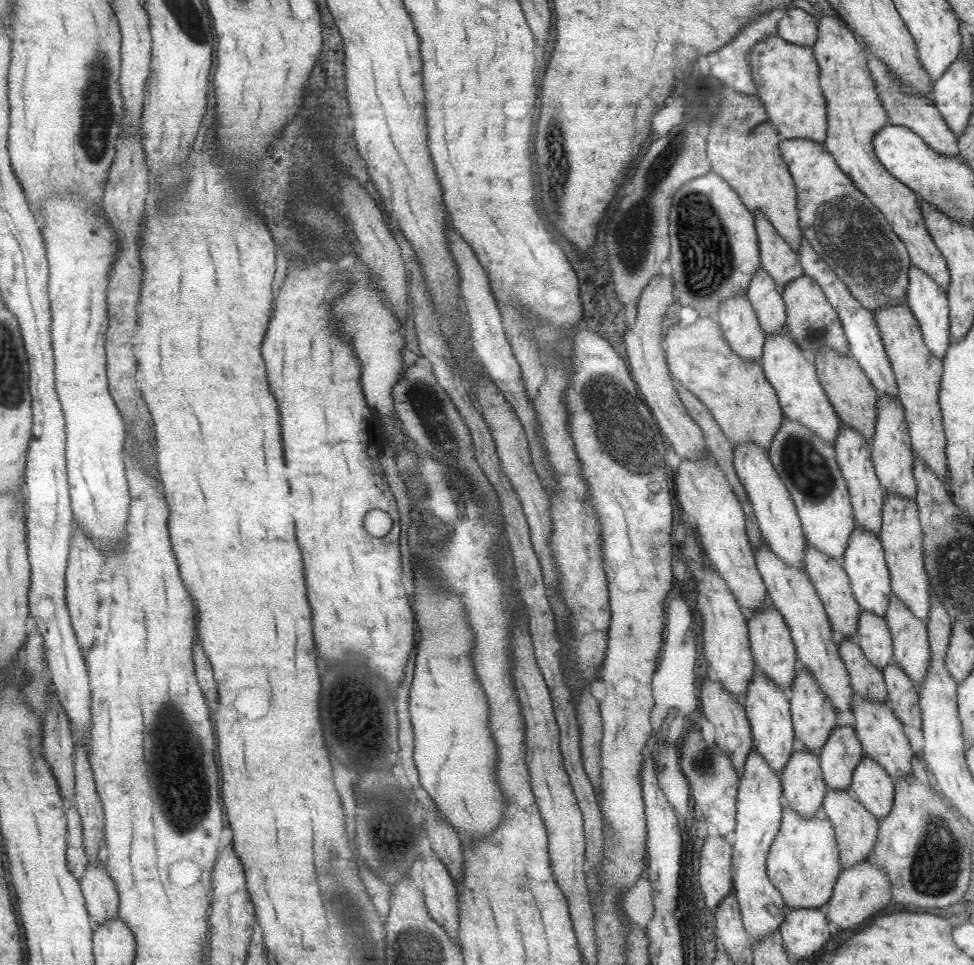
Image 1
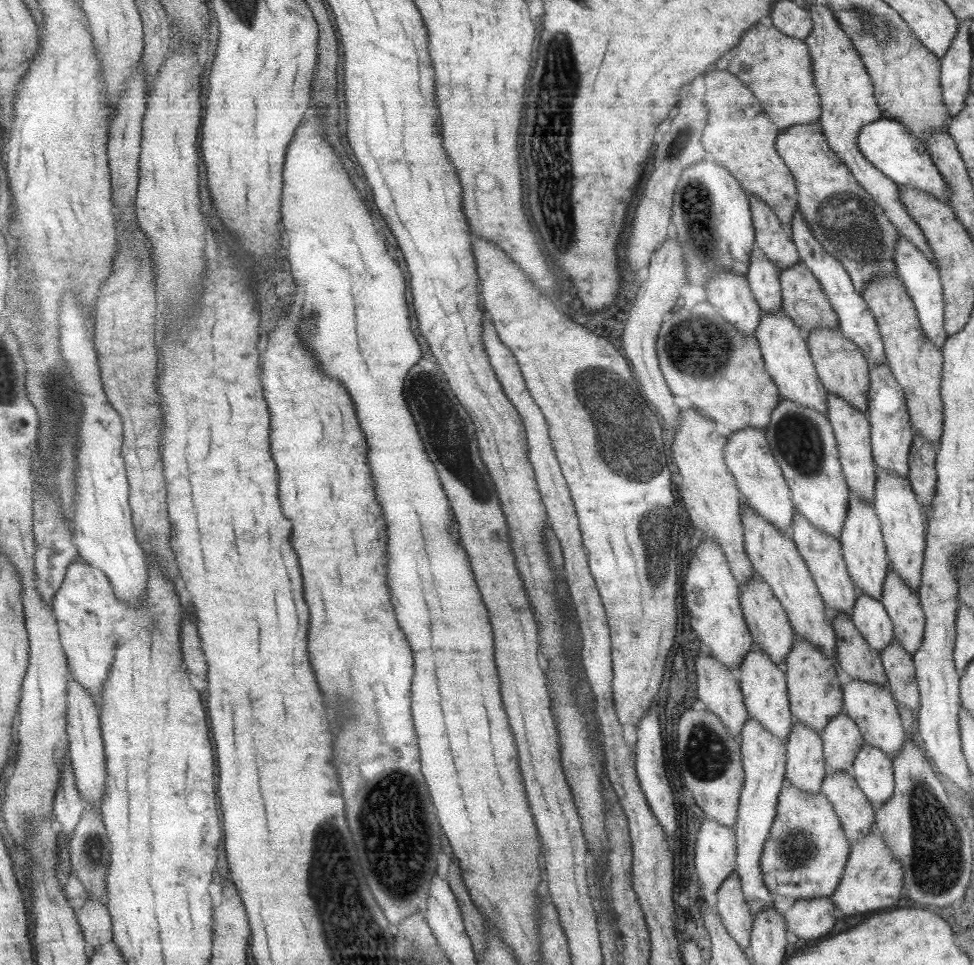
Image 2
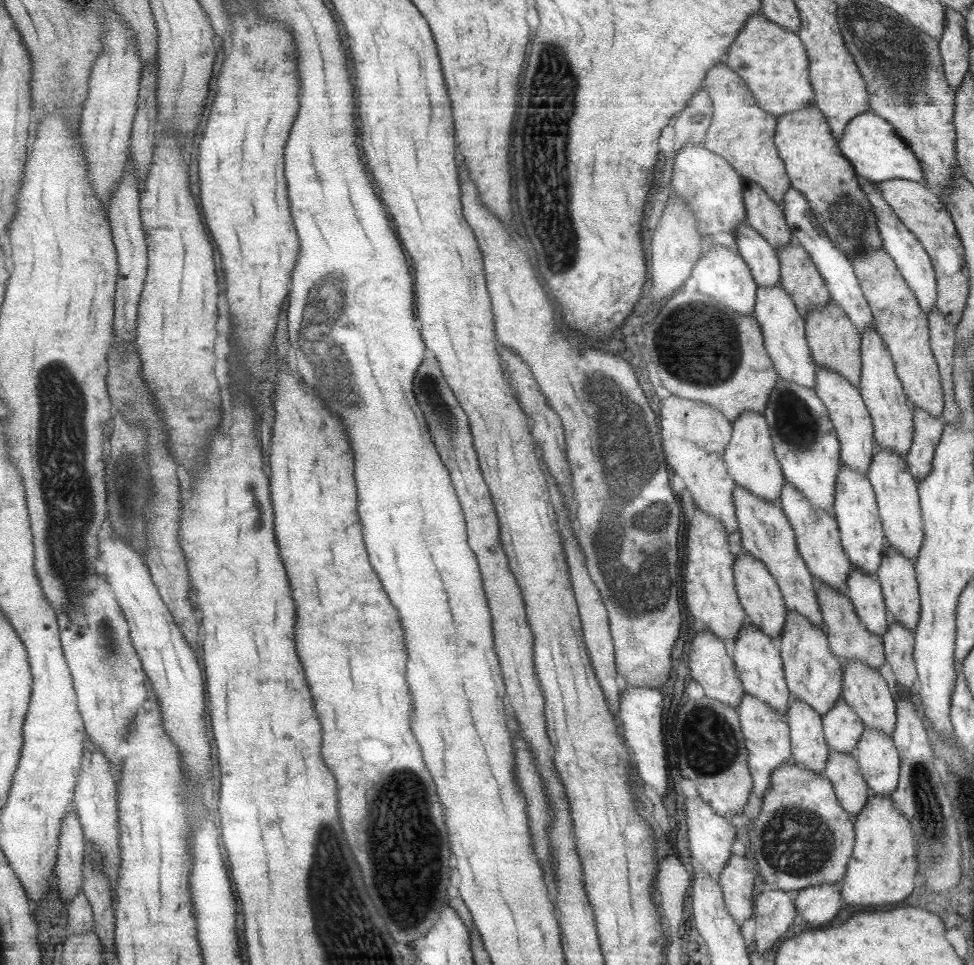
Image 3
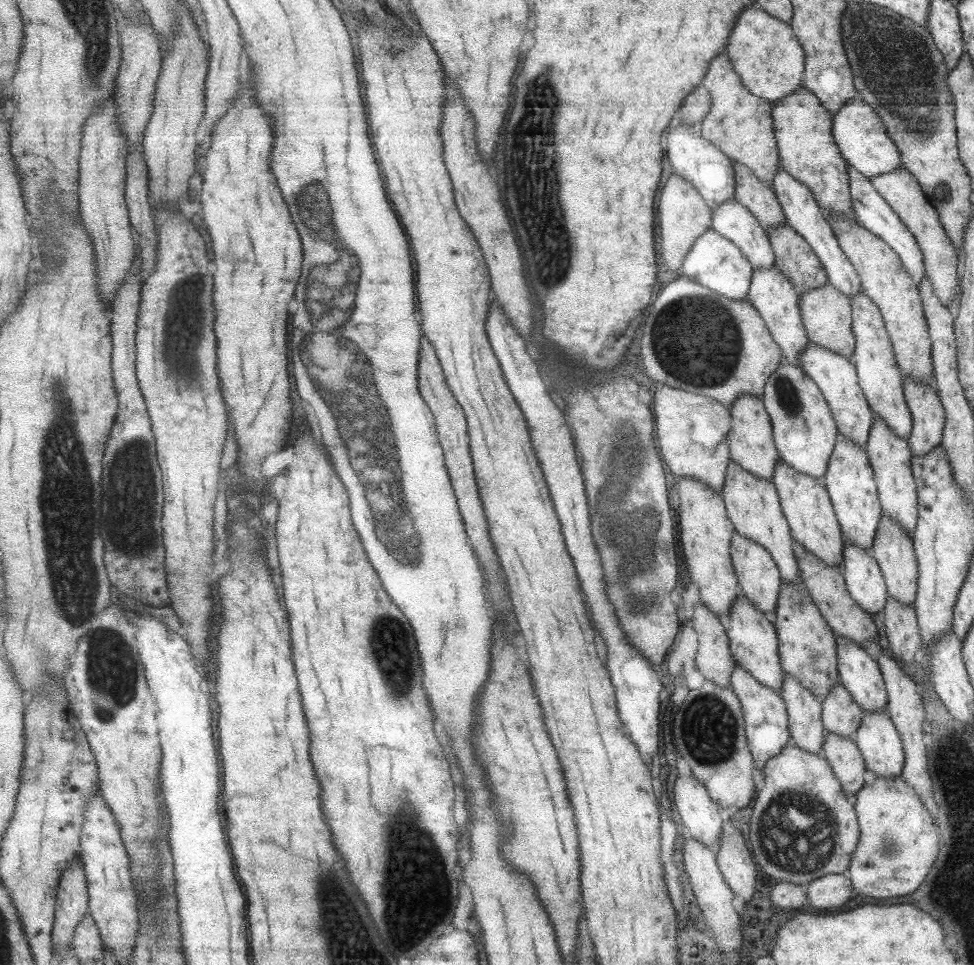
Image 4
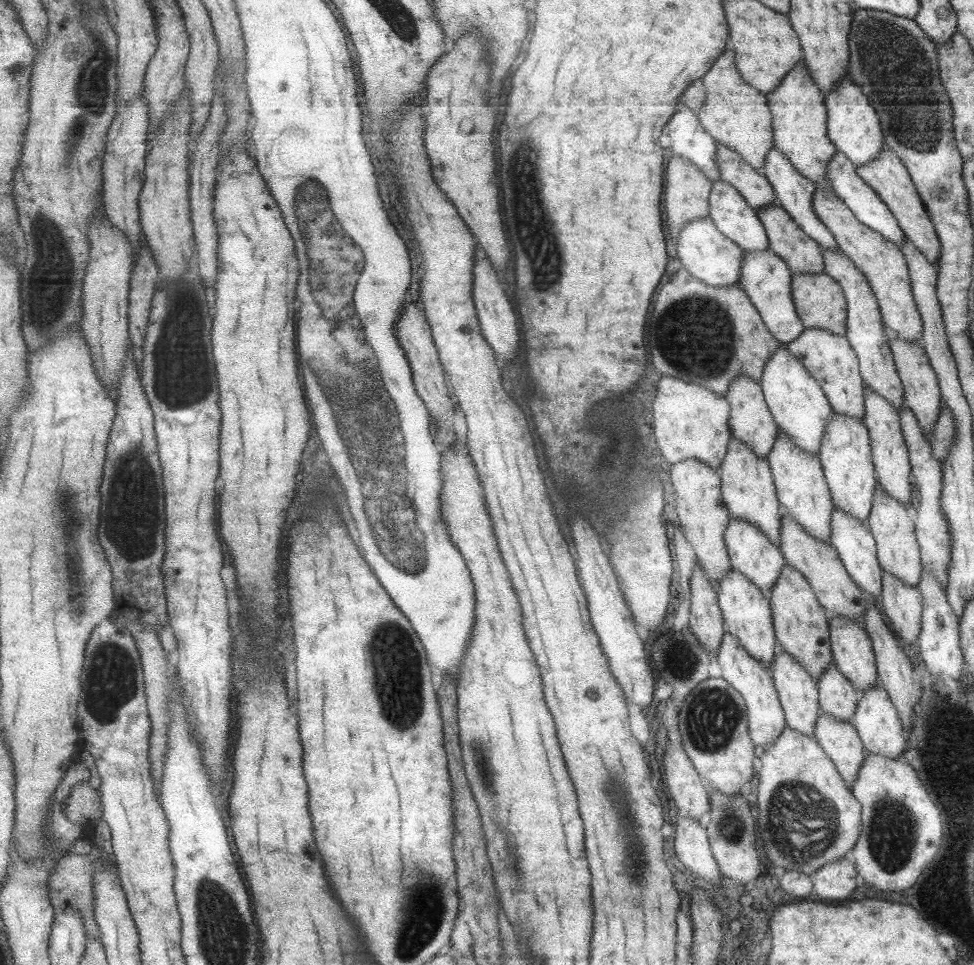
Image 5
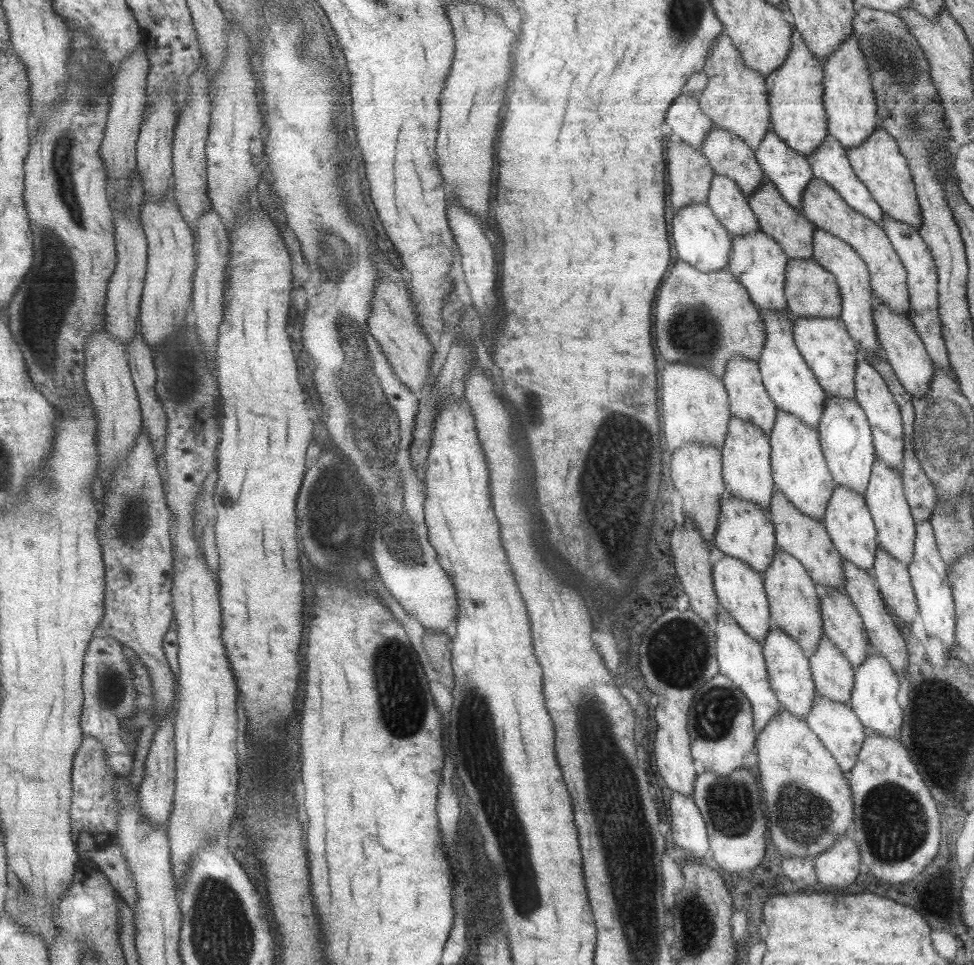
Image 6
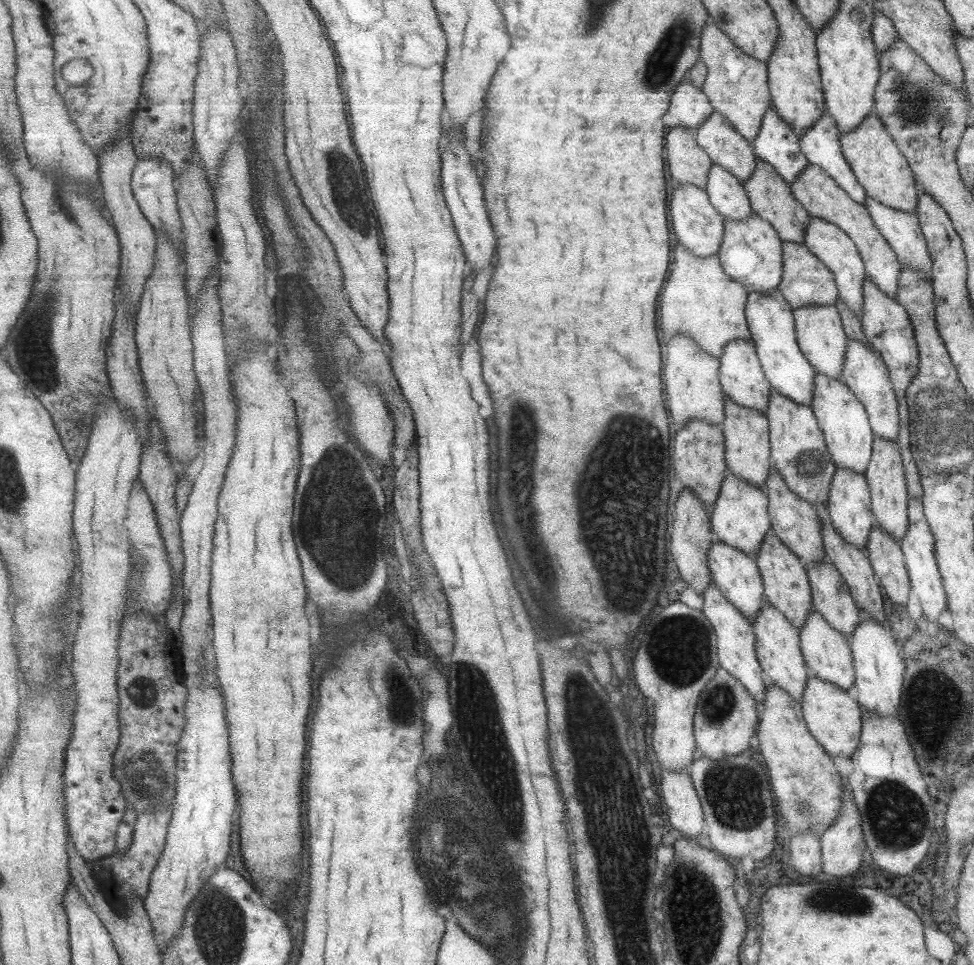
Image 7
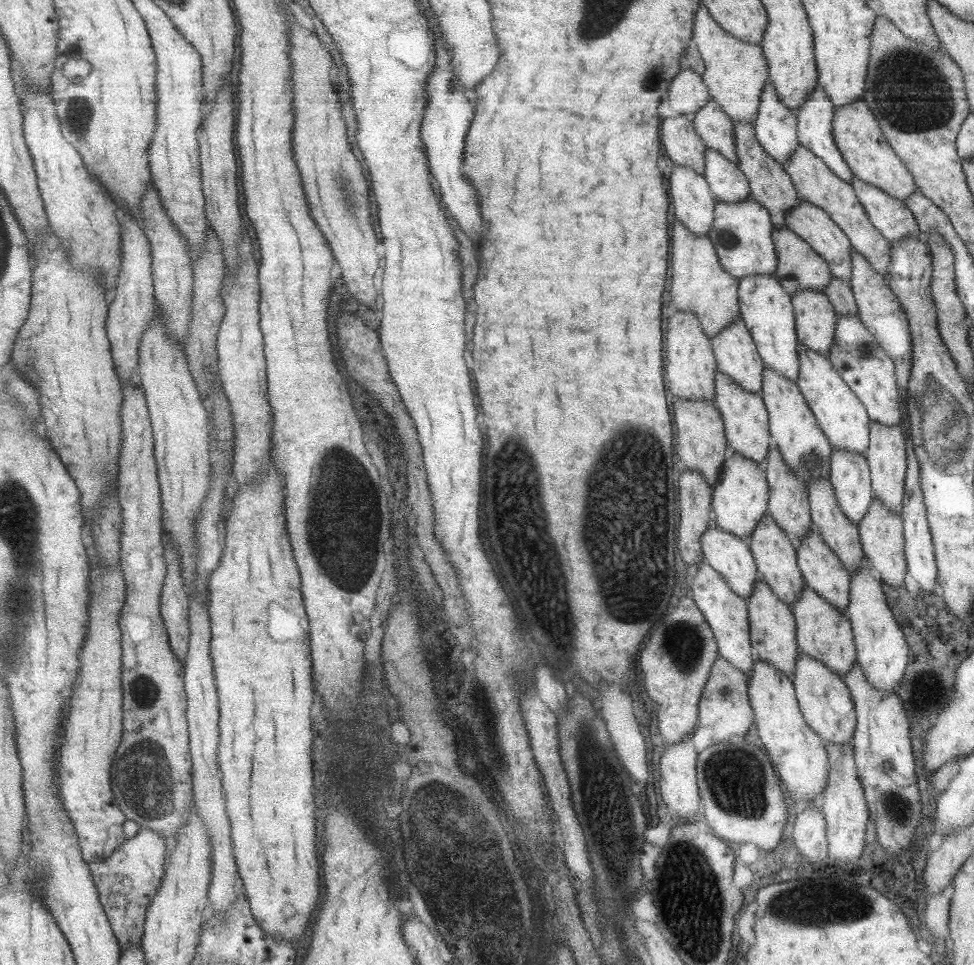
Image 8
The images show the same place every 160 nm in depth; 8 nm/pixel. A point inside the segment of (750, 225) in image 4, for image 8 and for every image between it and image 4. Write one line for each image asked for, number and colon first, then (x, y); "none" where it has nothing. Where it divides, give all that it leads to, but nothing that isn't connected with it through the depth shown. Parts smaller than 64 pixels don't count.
5: (731, 215)
6: (728, 204)
7: (725, 193)
8: (727, 184)

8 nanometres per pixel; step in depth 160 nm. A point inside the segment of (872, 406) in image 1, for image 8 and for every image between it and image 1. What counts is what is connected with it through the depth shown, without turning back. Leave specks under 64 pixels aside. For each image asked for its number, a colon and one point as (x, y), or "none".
2: (841, 367)
3: (834, 343)
4: (825, 313)
5: (819, 302)
6: (810, 291)
7: (805, 280)
8: (799, 267)

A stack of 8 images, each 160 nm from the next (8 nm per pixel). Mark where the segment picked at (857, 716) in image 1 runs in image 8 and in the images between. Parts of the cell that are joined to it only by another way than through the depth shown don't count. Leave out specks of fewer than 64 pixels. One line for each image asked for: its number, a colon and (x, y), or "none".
2: (871, 706)
3: (863, 689)
4: (859, 674)
5: (851, 650)
6: (842, 624)
7: (831, 597)
8: (821, 570)

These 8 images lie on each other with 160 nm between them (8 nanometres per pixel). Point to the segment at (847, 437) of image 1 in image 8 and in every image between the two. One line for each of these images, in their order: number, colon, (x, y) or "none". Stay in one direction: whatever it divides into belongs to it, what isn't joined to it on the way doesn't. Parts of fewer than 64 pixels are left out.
2: (851, 428)
3: (849, 417)
4: (835, 376)
5: (829, 358)
6: (824, 343)
7: (818, 329)
8: (814, 317)

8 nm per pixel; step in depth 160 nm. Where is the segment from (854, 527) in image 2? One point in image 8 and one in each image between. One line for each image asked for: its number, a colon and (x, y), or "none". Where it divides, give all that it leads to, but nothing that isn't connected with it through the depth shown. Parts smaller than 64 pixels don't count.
3: (854, 507)
4: (849, 480)
5: (845, 452)
6: (845, 437)
7: (842, 418)
8: (842, 418)

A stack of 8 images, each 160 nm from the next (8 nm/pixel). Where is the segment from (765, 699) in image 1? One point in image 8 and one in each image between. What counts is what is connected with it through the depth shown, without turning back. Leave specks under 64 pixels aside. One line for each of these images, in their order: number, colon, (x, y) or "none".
2: (762, 684)
3: (756, 658)
4: (752, 642)
5: (745, 609)
6: (739, 589)
7: (736, 575)
8: (728, 555)

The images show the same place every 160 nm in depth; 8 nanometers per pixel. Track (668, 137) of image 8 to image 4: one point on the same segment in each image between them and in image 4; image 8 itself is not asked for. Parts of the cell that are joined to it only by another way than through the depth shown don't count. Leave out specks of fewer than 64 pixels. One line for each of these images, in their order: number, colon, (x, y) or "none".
4: (682, 216)
5: (685, 197)
6: (690, 175)
7: (688, 165)

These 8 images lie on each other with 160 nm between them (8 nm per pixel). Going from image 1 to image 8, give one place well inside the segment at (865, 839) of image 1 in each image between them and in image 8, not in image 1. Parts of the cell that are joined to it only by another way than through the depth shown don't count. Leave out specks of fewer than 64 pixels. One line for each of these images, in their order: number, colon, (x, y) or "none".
2: (854, 812)
3: (841, 769)
4: (841, 752)
5: (839, 740)
6: (838, 728)
7: (834, 719)
8: (824, 701)

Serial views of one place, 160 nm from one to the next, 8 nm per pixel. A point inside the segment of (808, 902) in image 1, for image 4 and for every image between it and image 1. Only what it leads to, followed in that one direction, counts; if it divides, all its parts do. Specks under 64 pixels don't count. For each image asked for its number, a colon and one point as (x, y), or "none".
2: (804, 854)
3: (803, 837)
4: (802, 826)

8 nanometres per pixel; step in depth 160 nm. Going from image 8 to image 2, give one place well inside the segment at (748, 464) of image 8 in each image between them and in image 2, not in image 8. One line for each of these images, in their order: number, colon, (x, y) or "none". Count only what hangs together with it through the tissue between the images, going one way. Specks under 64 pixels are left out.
2: (767, 622)
3: (758, 593)
4: (758, 577)
5: (750, 553)
6: (743, 531)
7: (739, 517)

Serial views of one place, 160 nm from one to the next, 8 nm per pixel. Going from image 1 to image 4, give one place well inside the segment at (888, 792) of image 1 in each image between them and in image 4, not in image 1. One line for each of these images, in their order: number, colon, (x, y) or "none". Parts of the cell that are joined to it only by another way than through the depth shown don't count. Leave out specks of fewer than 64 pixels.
2: (872, 770)
3: (877, 759)
4: (881, 749)

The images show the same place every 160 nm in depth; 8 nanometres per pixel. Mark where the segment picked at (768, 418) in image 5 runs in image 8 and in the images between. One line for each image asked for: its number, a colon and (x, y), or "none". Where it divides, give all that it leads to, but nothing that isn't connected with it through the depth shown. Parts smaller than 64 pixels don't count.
6: (748, 400)
7: (739, 372)
8: (736, 357)

